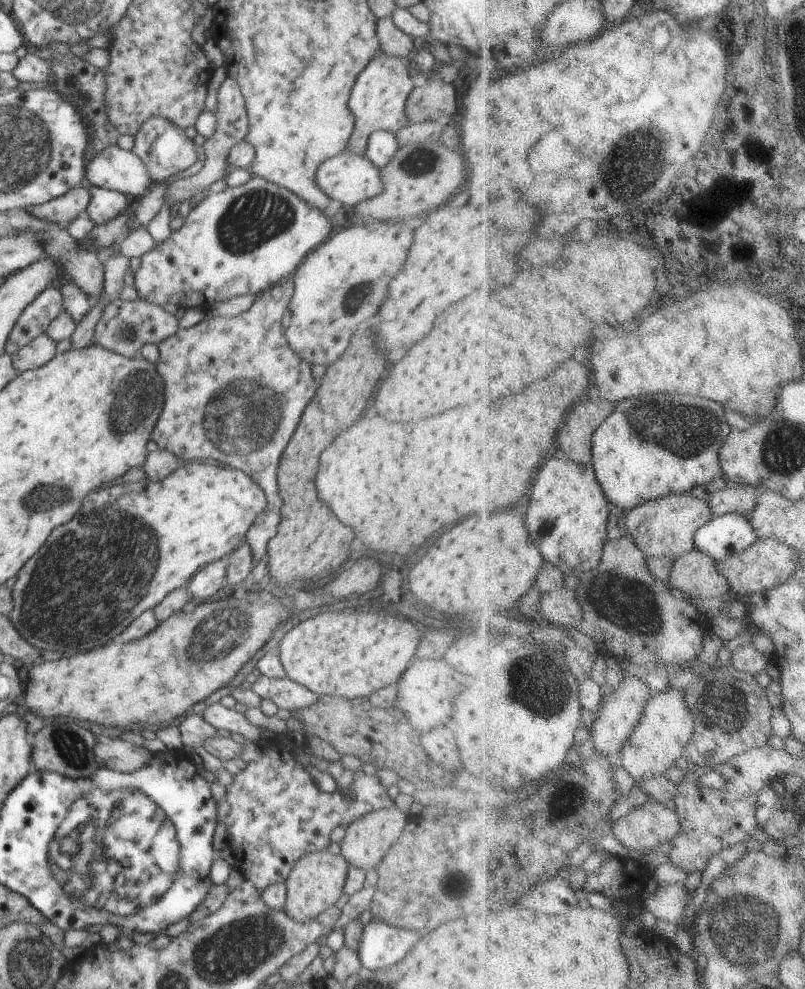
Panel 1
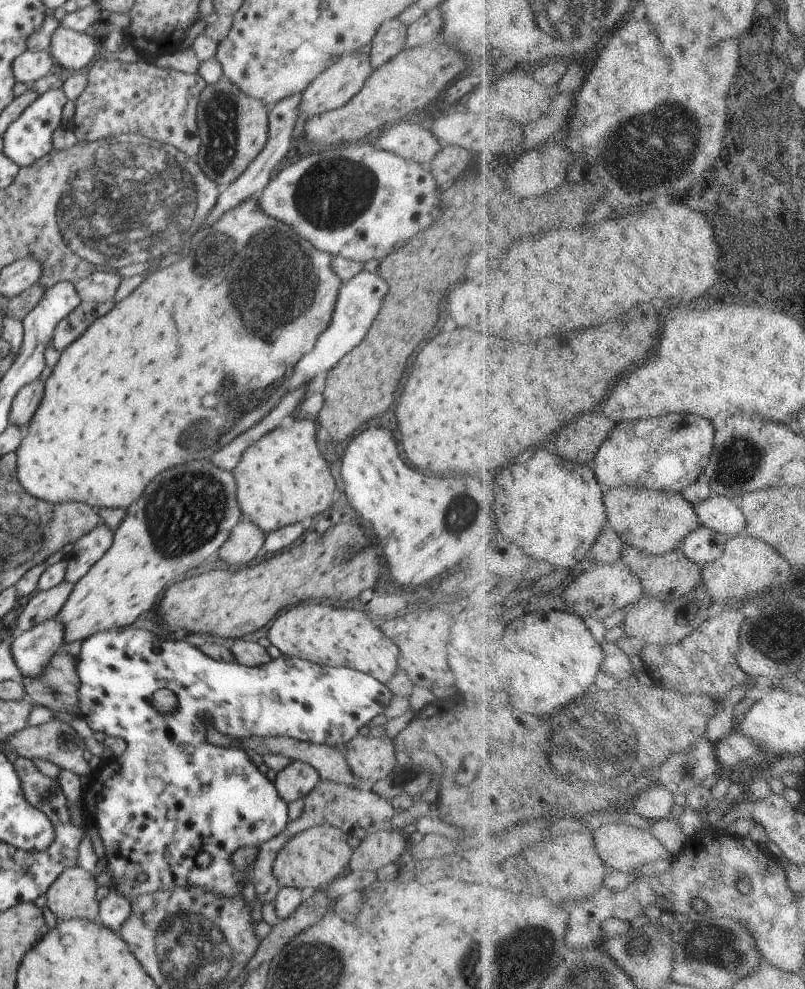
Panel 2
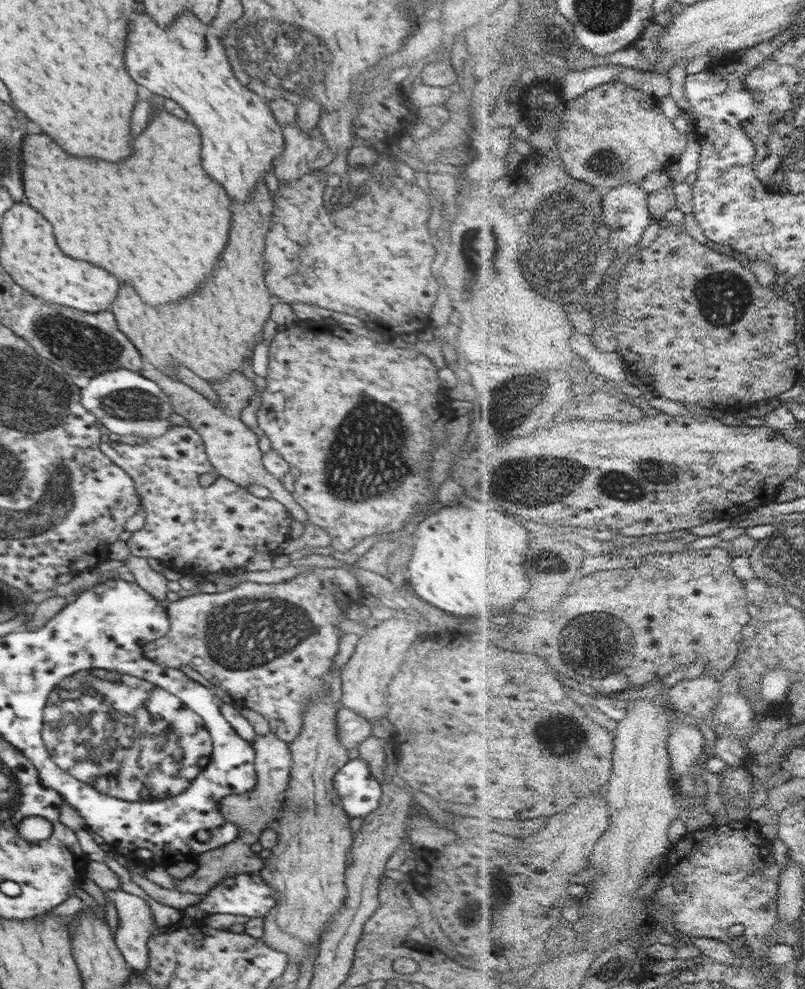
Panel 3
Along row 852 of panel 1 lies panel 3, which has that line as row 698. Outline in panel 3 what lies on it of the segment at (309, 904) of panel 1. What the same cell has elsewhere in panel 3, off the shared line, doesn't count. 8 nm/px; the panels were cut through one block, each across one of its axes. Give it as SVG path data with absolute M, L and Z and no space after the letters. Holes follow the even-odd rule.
M328 690L326 696L314 697L303 712L299 735L289 742L292 766L285 809L276 828L278 844L259 872L278 898L277 905L264 917L263 940L270 948L286 953L288 964L297 964L299 970L310 959L307 945L322 940L348 898L345 874L346 854L353 843L351 818L339 802L333 778L349 761L349 750L338 738L335 718L341 708L334 705L330 693Z

